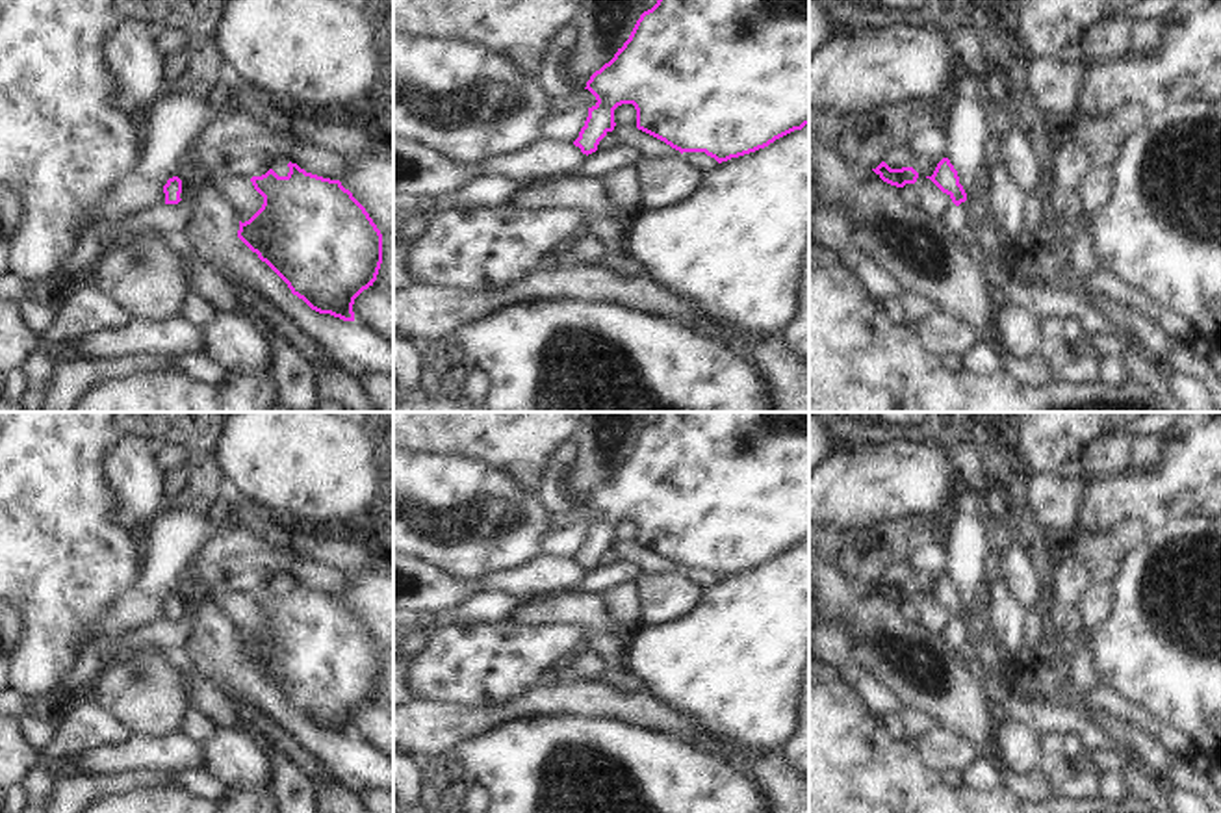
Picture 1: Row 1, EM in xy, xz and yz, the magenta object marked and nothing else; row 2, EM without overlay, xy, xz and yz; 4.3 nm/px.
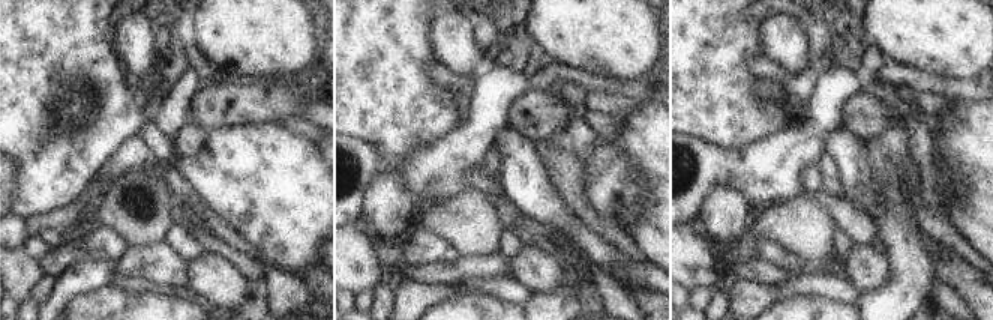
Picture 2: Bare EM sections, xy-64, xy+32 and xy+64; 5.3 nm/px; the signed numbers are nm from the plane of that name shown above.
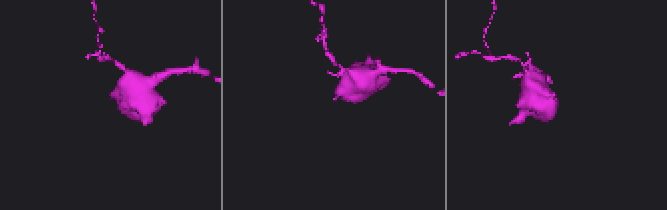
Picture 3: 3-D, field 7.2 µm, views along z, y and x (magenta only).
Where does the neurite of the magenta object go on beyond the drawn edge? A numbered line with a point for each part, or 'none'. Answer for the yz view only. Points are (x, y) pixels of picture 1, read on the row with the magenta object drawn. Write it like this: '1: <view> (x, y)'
1: yz (988, 236)

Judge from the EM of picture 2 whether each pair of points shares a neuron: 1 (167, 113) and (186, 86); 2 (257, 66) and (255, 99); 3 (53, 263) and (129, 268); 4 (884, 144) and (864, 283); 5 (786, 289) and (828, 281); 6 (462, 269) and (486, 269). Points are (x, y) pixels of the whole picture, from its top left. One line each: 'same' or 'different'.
1: same
2: different
3: different
4: different
5: same
6: same

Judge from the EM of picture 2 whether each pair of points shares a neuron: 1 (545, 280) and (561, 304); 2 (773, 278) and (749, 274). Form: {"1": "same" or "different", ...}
{"1": "different", "2": "same"}

